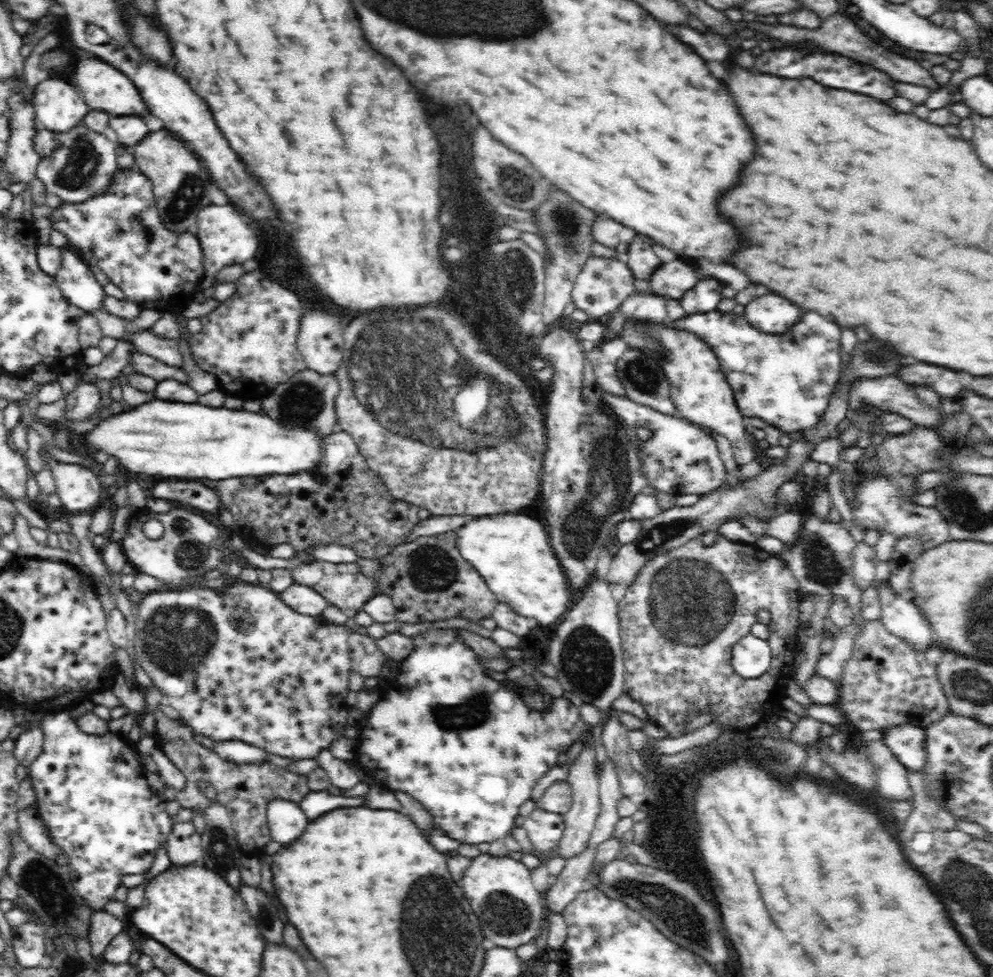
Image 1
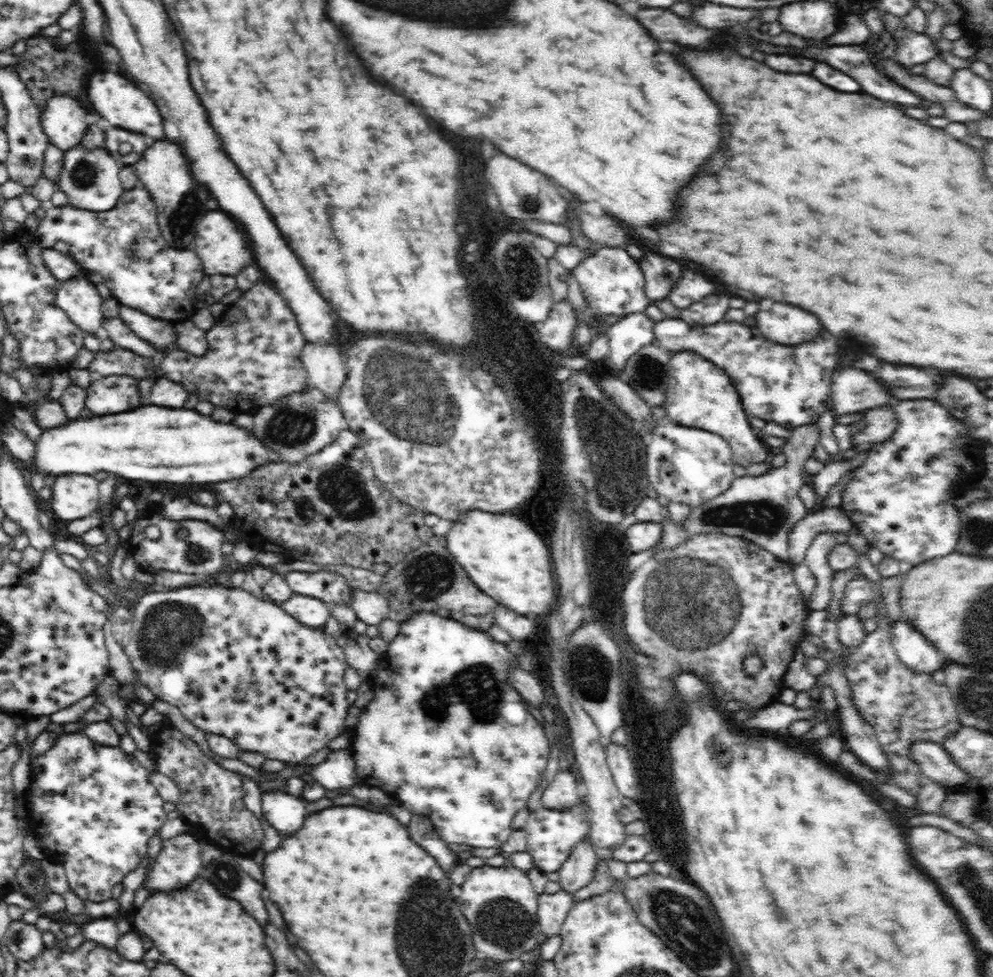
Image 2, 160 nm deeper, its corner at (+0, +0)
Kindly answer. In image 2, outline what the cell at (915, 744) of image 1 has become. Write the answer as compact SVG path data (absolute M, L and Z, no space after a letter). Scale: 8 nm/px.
M920 741L911 746L911 753L926 779L946 787L967 783L967 772L953 762L943 746Z

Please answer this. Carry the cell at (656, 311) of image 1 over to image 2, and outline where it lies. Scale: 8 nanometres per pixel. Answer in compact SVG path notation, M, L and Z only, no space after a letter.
M632 313L608 330L609 354L606 360L609 372L620 376L629 358L643 346L652 343L654 322L644 313Z

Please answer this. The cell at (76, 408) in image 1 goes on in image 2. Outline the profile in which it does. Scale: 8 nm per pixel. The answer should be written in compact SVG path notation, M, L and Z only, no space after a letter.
M112 376L107 381L94 377L85 399L85 408L94 417L120 414L122 411L134 412L142 408L142 404L136 380L129 376Z

